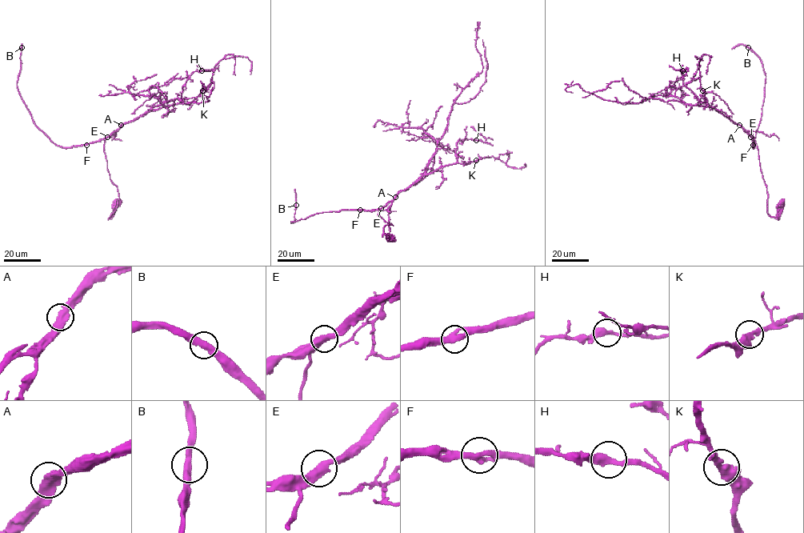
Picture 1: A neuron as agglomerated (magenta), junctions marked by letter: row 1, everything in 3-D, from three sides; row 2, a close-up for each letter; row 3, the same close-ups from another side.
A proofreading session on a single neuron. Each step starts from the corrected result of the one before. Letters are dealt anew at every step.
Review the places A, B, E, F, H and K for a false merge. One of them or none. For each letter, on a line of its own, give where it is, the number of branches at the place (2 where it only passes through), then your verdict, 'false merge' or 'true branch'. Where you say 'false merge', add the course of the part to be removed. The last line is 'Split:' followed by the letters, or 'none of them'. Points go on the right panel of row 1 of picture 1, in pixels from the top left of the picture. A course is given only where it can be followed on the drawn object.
A: place (739, 125); branches 2; true branch
B: place (748, 47); branches 2; true branch
E: place (750, 137); branches 2; true branch
F: place (753, 145); branches 2; true branch
H: place (682, 70); branches 2; true branch
K: place (702, 90); branches 2; true branch
Split: none of them

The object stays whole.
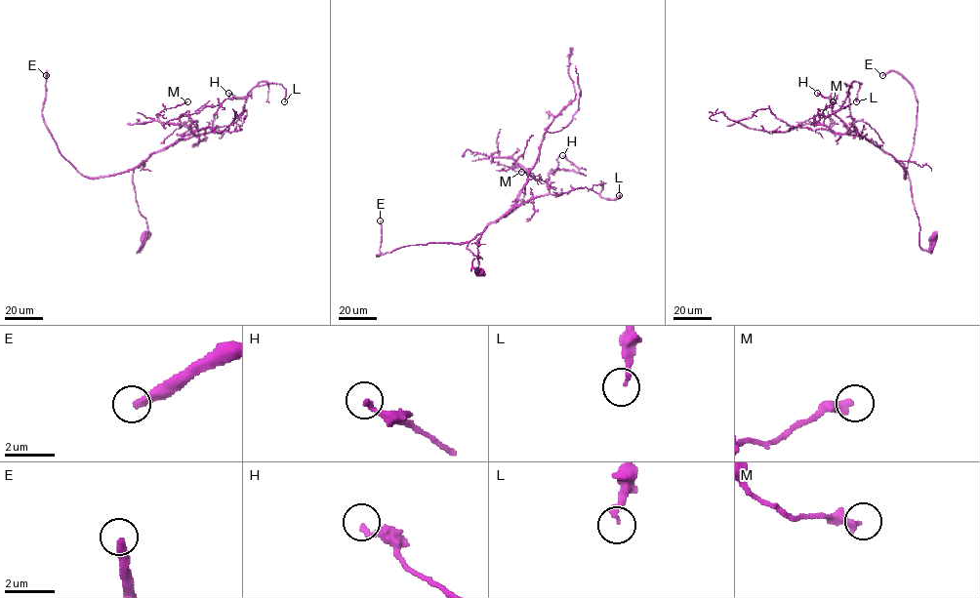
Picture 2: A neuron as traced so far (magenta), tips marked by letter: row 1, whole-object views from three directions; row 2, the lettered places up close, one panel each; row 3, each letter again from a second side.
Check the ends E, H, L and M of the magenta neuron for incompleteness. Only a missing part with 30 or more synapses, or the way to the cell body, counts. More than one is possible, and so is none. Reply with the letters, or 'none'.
E

